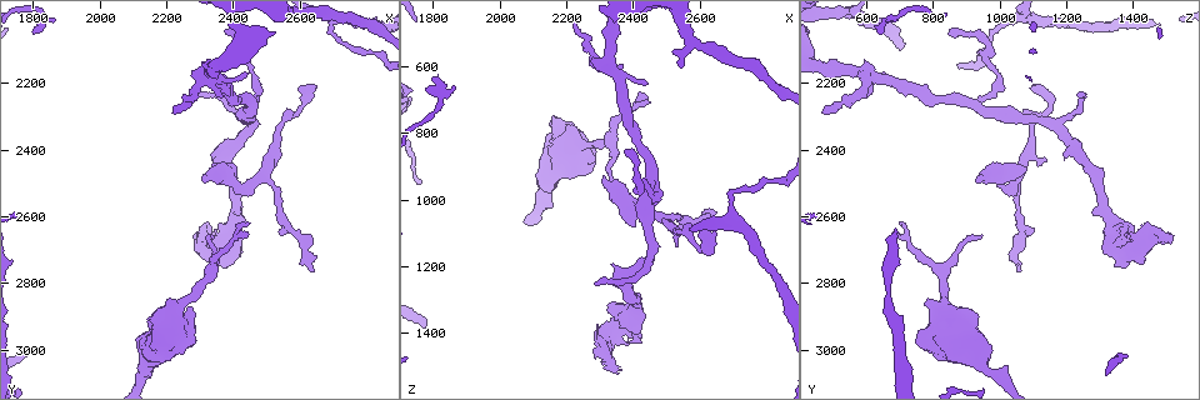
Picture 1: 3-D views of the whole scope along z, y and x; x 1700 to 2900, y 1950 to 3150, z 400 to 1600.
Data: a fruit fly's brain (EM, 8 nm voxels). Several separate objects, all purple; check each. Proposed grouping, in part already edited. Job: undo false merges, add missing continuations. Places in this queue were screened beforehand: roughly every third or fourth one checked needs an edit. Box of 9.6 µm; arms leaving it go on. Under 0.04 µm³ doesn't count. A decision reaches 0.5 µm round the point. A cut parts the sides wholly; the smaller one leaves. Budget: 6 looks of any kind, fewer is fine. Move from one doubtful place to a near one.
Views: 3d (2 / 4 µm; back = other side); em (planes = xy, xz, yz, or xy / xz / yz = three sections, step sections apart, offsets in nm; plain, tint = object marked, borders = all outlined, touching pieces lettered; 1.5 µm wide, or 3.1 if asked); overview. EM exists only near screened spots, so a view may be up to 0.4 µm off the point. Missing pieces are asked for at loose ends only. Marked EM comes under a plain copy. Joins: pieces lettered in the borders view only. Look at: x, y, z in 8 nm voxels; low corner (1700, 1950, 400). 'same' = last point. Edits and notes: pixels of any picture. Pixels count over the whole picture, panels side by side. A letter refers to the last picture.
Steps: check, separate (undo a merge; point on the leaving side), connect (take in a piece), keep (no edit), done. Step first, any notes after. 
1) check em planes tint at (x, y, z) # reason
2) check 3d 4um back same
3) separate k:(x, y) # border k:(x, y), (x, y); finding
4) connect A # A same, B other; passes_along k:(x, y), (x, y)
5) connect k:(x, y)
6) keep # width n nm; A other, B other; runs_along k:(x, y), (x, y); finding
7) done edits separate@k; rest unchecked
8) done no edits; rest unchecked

check em xy step 4 tint at (2450, 2650, 700) # thin end

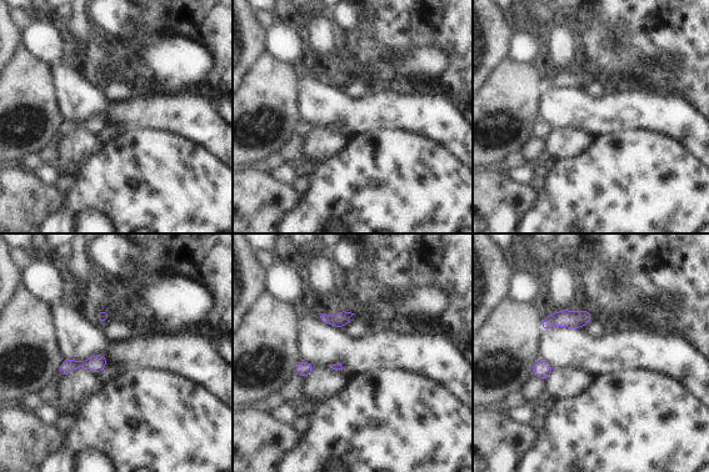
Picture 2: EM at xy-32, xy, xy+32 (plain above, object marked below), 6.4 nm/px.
check em planes borders same

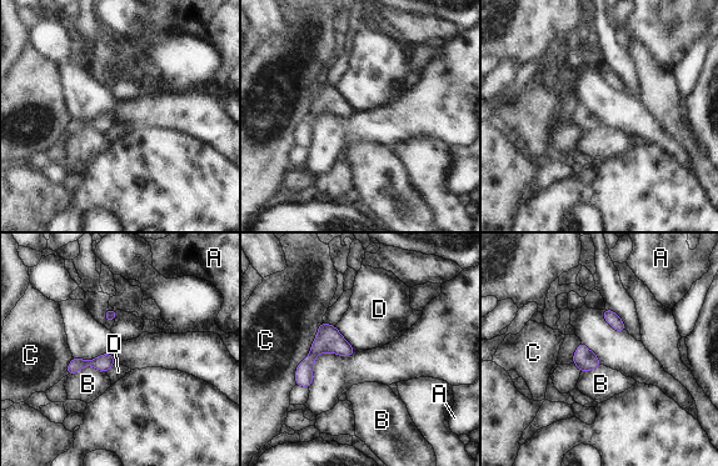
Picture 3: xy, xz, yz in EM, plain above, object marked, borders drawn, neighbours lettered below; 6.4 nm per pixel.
keep # A other, B other, C other, D other; border 3:(334, 326), (355, 350); none of them fits

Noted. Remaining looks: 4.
check 3d 4um at (2130, 3050, 950) # calibre changes

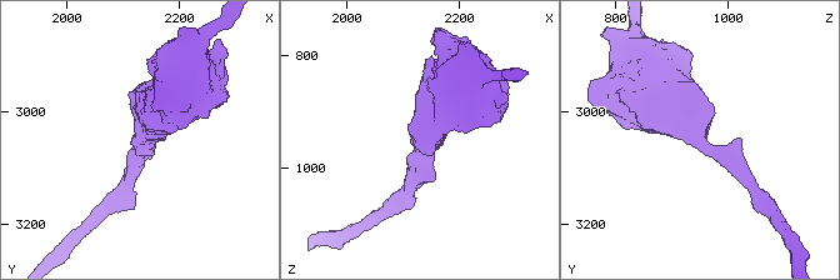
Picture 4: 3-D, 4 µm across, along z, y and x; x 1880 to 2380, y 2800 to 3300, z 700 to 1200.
check em yz step 4 borders at (2135, 3050, 950) # need the tissue

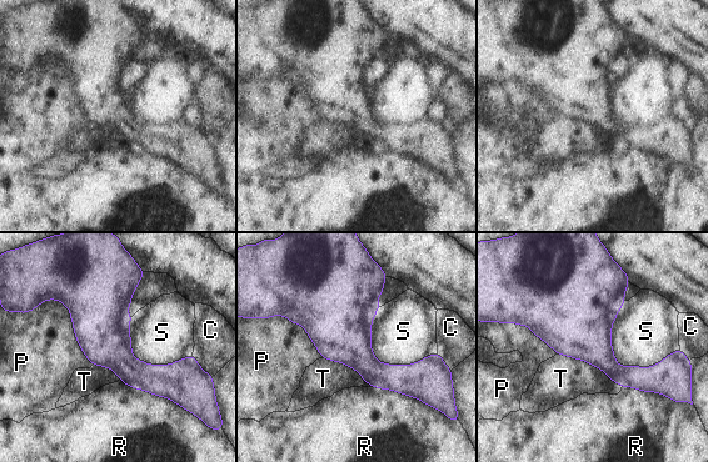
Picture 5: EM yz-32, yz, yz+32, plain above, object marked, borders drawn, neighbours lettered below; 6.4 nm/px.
keep # width 340 nm; C other, P other, R other, S other, T other; border 5:(557, 353), (582, 358), (622, 386); one cell here

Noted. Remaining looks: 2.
check em planes tint at (2340, 2660, 940) # free end

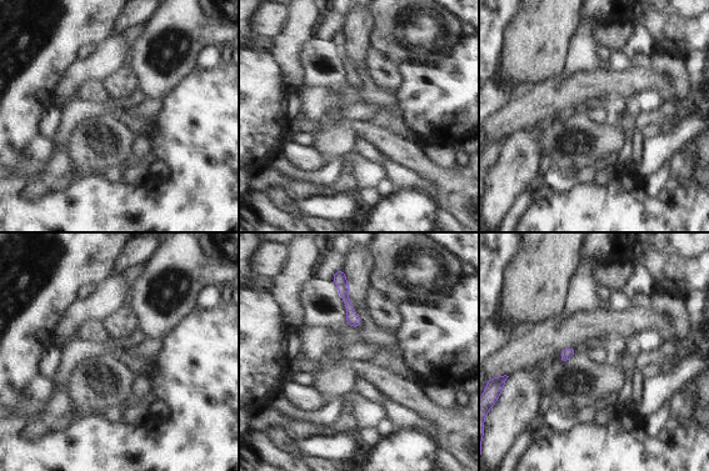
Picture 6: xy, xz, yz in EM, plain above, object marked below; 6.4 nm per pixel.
check em planes borders same

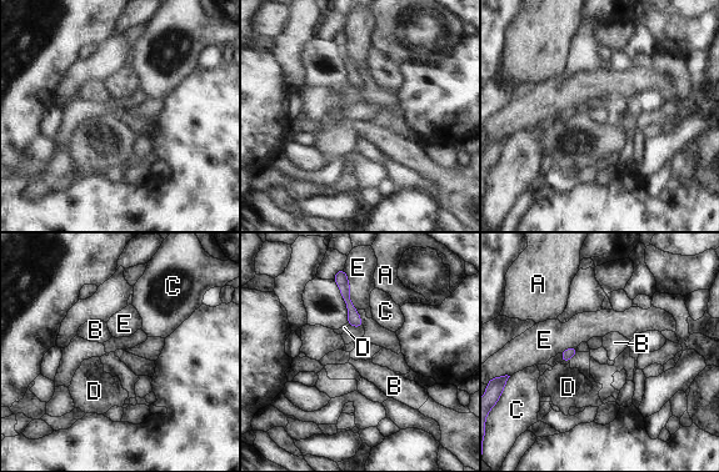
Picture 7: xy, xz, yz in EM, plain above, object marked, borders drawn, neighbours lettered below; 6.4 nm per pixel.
keep # A other, B other, C other, D other, E other; runs_along 7:(341, 272), (344, 294), (359, 324); no lettered piece goes on from it

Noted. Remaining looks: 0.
done no edits; rest unchecked

